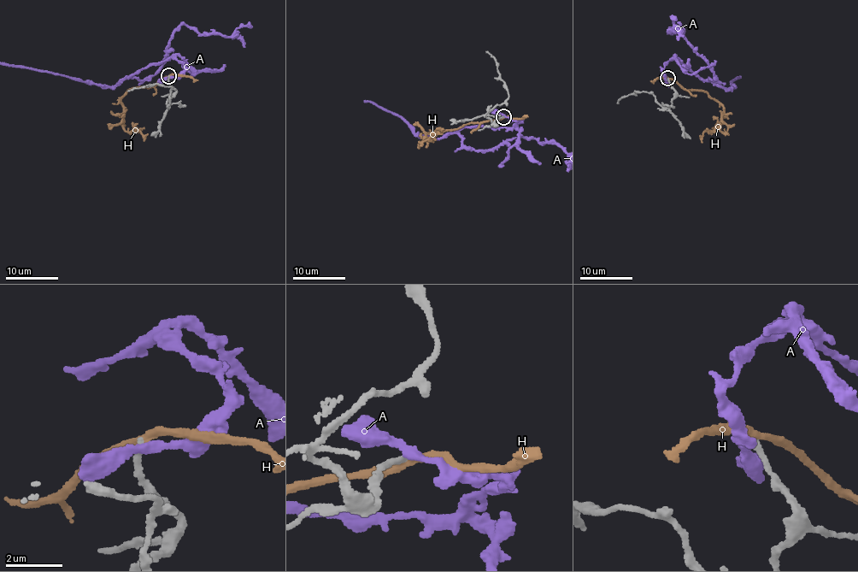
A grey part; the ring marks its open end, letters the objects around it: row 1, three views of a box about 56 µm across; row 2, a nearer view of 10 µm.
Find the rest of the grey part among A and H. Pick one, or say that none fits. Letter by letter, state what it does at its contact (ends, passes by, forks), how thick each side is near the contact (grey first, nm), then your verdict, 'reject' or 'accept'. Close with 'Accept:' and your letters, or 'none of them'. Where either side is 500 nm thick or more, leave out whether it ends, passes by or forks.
A: it passes by; calibres 240 and 280 nm; reject
H: it passes by; calibres 220 and 240 nm; reject
Accept: none of them

